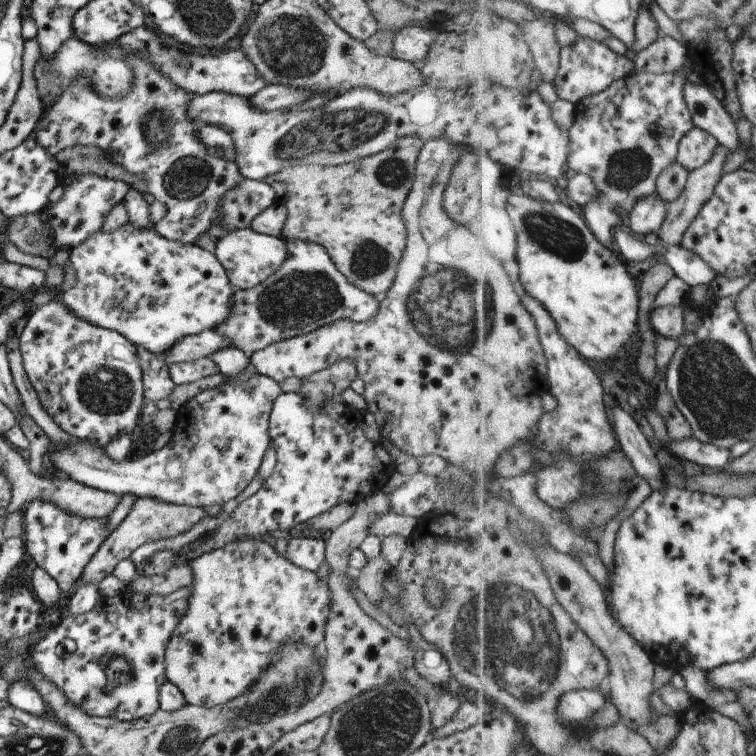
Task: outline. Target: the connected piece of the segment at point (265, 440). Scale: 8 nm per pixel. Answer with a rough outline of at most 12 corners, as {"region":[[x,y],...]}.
{"region":[[252,366],[180,406],[169,443],[118,462],[50,444],[57,473],[206,508],[236,498],[271,440],[277,380]]}

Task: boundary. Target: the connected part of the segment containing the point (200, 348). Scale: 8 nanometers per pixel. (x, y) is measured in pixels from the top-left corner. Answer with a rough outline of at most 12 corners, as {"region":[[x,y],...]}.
{"region":[[218,330],[182,338],[161,357],[167,365],[211,357],[230,346]]}

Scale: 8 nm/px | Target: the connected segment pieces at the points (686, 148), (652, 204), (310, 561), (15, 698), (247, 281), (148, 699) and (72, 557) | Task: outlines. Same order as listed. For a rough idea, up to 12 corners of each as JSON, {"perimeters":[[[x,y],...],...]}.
{"perimeters":[[[697,126],[682,139],[679,161],[696,172],[717,155],[717,136]],[[659,194],[640,198],[628,229],[641,239],[659,234],[668,204]],[[296,532],[286,559],[316,572],[325,560],[325,538]],[[26,678],[8,682],[12,707],[38,718],[50,715]],[[247,228],[214,254],[231,284],[250,290],[288,256],[285,238]],[[190,586],[63,615],[28,661],[91,717],[159,709]],[[46,500],[22,513],[25,550],[72,593],[112,534]]]}

